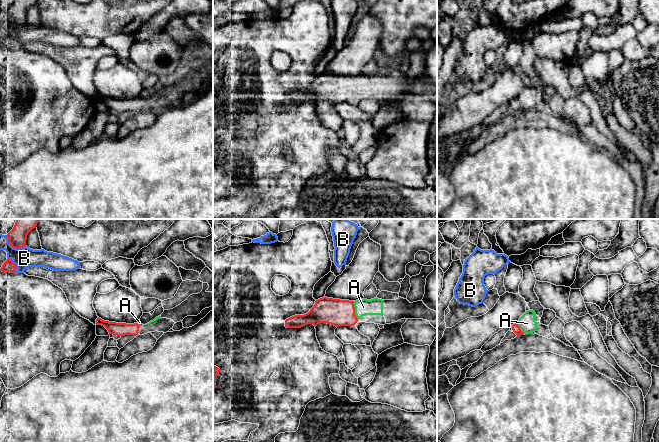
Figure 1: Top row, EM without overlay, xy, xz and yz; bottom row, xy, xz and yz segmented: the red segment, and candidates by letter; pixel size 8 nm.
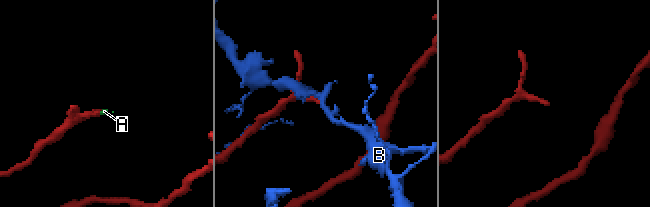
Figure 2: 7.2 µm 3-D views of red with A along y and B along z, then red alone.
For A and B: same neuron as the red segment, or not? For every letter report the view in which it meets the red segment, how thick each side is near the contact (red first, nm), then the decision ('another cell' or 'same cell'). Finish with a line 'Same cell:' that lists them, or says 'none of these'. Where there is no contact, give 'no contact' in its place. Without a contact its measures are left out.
A: xz | 220/130 nm | same cell
B: xy | 150/160 nm | another cell
Same cell: A

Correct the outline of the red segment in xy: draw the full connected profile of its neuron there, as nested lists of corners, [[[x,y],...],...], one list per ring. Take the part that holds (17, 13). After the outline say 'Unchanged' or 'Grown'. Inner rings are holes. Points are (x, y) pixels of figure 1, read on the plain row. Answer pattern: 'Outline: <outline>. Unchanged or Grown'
Outline: [[[15,0],[13,5],[6,11],[9,20],[16,25],[24,24],[28,9],[36,2],[37,0]]]. Unchanged

